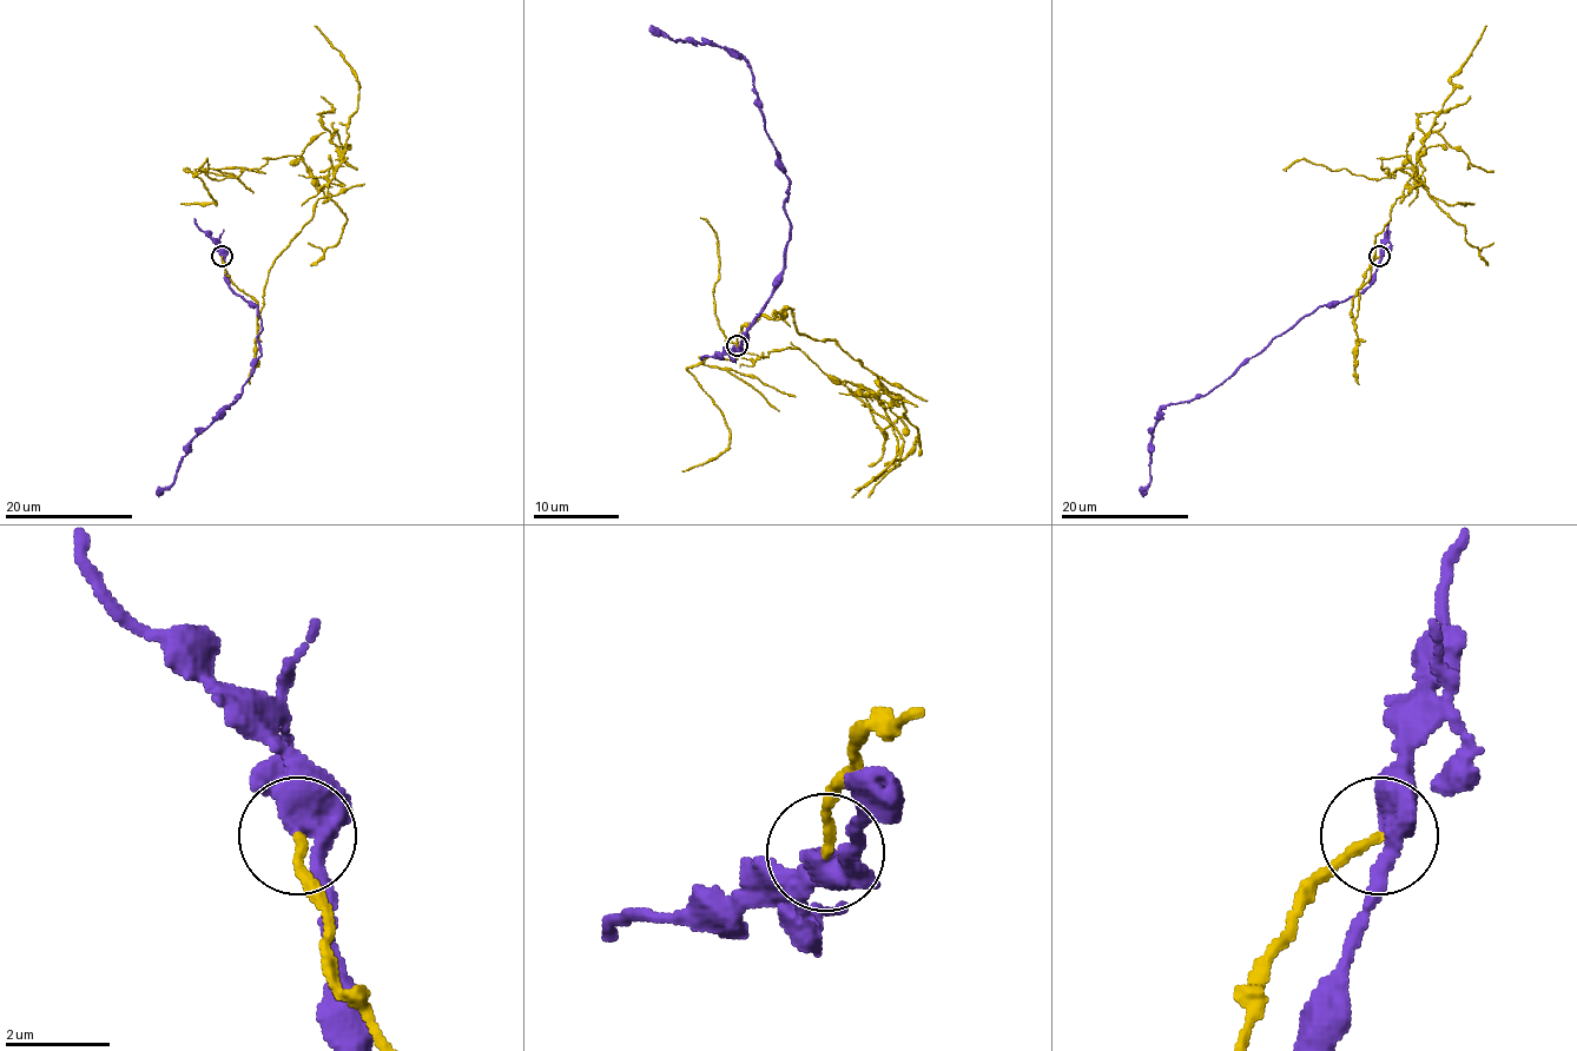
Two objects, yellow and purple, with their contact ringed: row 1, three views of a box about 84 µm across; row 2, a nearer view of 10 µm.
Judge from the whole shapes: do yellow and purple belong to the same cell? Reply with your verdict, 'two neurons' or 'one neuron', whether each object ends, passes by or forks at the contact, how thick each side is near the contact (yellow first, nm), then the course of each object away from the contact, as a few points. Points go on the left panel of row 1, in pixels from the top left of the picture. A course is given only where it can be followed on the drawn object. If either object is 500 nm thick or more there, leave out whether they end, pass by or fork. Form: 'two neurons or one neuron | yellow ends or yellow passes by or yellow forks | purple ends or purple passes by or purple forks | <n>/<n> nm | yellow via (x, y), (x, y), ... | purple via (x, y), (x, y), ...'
two neurons | yellow ends | purple passes by | 180/480 nm | yellow via (222, 256), (258, 317), (272, 262), (332, 184), (289, 156), (237, 177), (185, 169), (215, 205), (180, 204) | purple via (222, 255), (230, 286), (257, 308), (261, 356), (241, 394), (199, 433), (177, 477), (156, 495)

